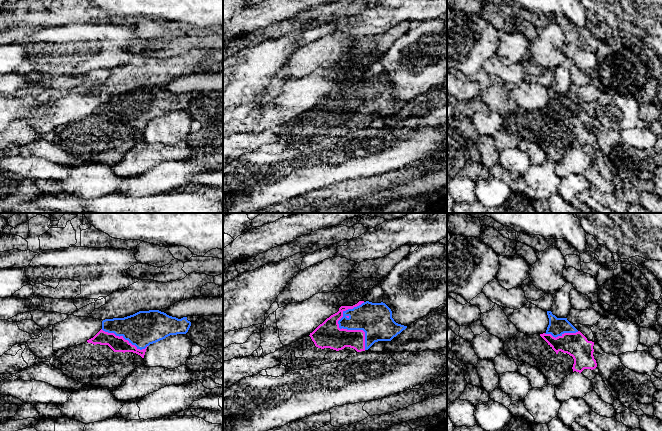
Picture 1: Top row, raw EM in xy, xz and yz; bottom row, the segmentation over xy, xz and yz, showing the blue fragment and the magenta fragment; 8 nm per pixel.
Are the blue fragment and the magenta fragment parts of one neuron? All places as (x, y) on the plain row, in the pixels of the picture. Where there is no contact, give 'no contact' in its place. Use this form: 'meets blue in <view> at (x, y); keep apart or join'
meets blue in xz at (343, 104); join

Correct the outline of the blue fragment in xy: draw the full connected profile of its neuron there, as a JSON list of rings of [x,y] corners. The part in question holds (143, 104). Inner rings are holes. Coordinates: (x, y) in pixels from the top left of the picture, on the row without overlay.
[[[159,86],[139,87],[124,94],[105,95],[102,105],[88,119],[108,121],[114,128],[133,128],[144,134],[147,123],[170,111],[186,110],[200,92],[176,94]]]

